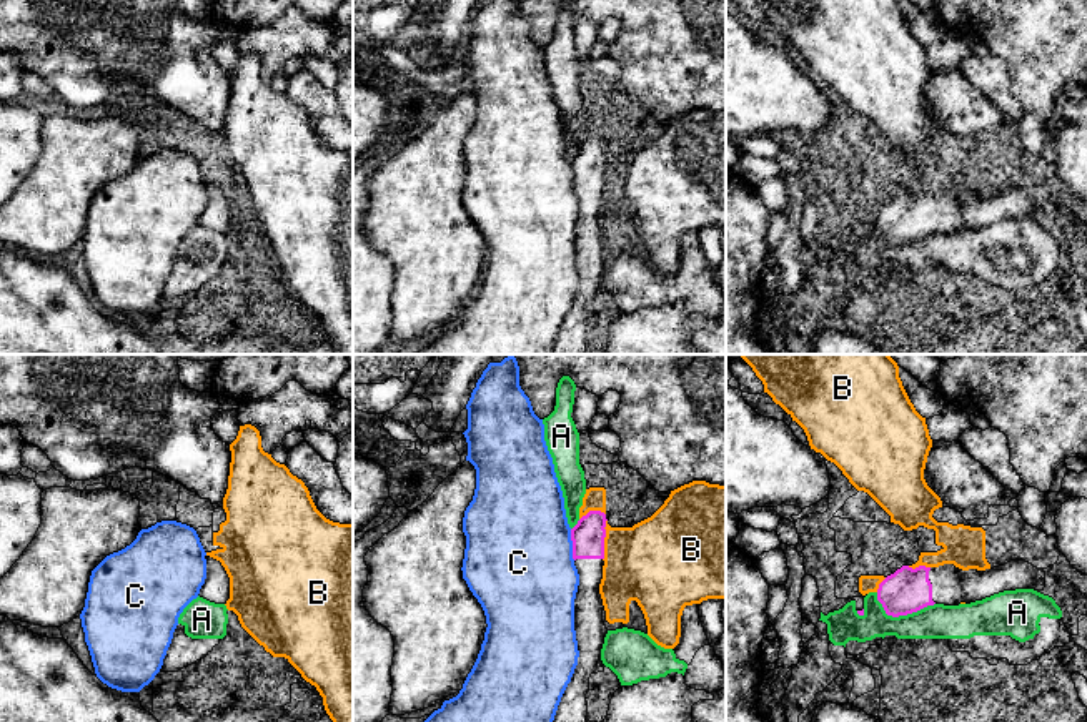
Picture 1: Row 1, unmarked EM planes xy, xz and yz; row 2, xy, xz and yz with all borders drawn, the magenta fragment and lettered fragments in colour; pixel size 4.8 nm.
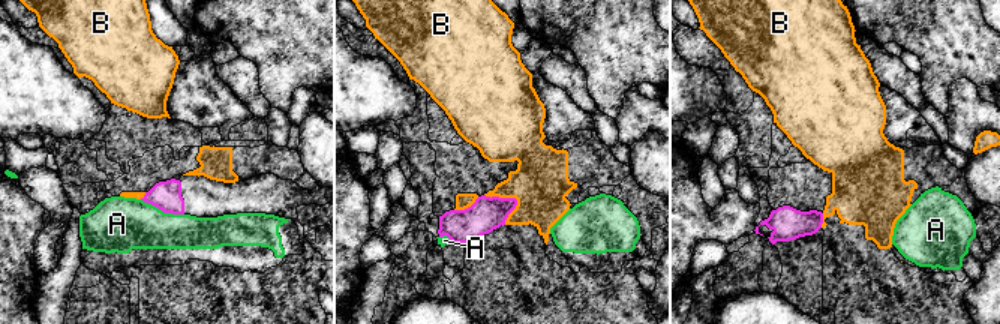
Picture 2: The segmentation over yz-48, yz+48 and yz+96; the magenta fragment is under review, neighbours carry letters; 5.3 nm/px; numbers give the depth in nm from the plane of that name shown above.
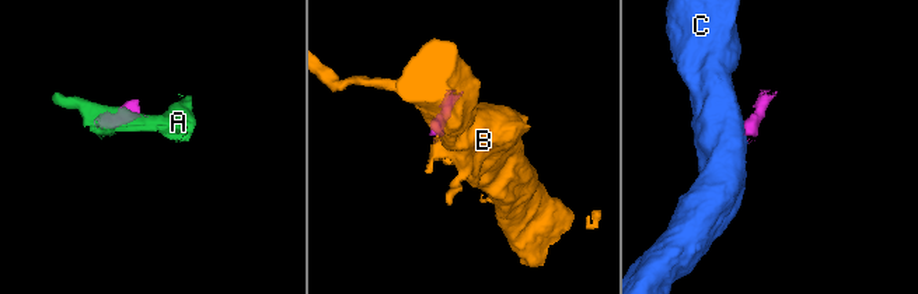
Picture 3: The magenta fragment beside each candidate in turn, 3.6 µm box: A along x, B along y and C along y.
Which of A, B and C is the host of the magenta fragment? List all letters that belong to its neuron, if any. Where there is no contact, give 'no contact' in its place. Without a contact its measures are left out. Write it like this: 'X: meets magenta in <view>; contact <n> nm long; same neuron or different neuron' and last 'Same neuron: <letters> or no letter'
A: meets magenta in yz; contact 300 nm long; different neuron
B: meets magenta in xz; contact 200 nm long; different neuron
C: meets magenta in xz; contact 150 nm long; different neuron
Same neuron: no letter

